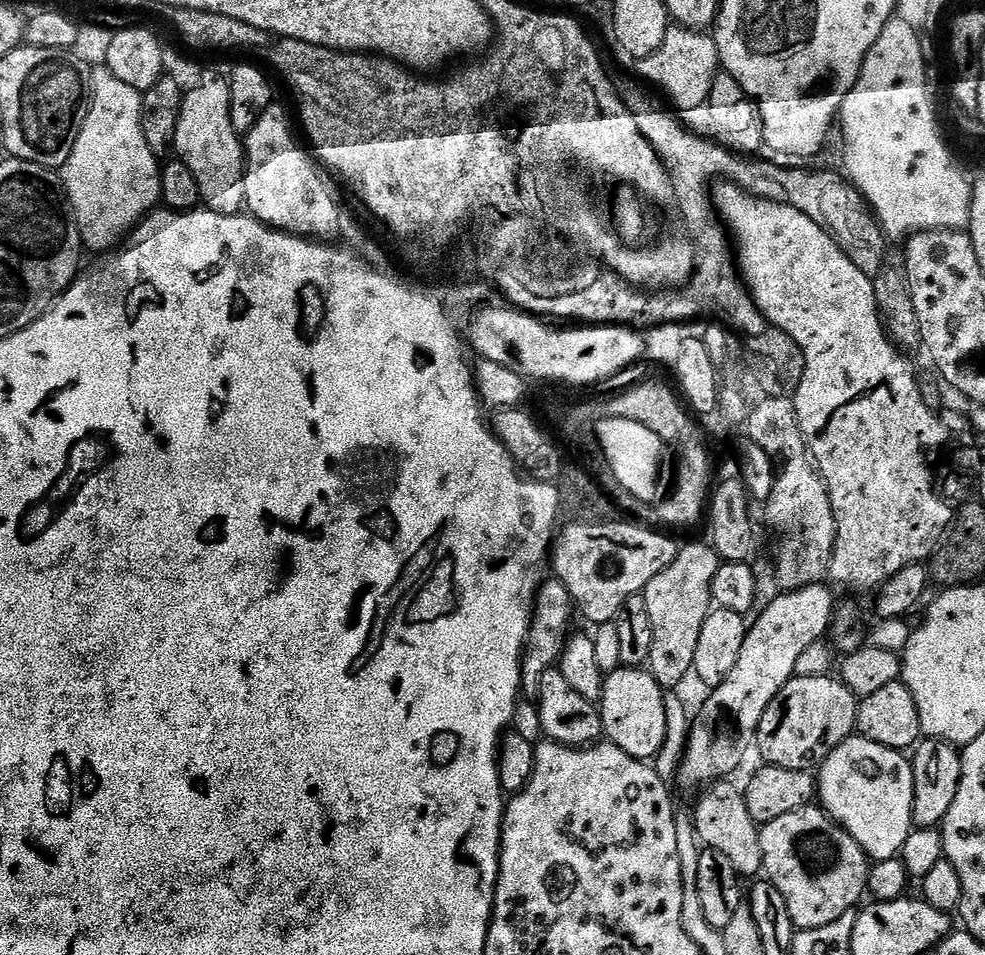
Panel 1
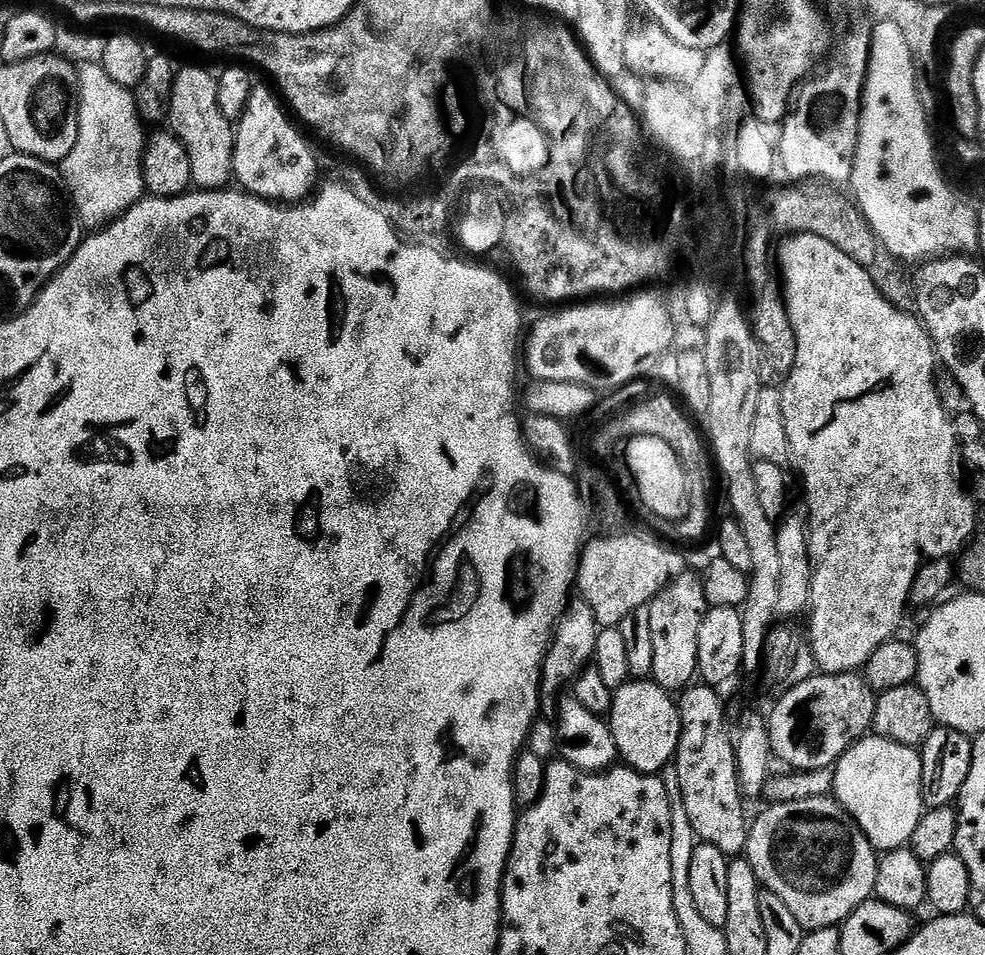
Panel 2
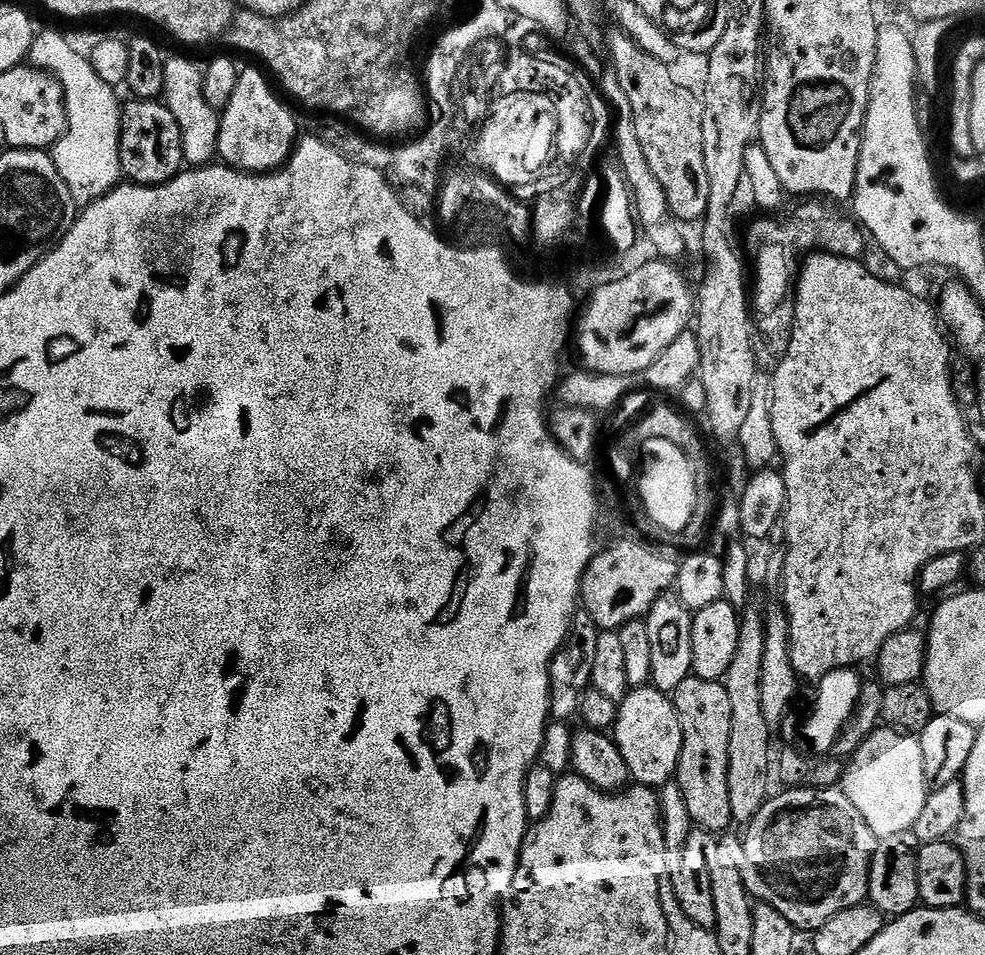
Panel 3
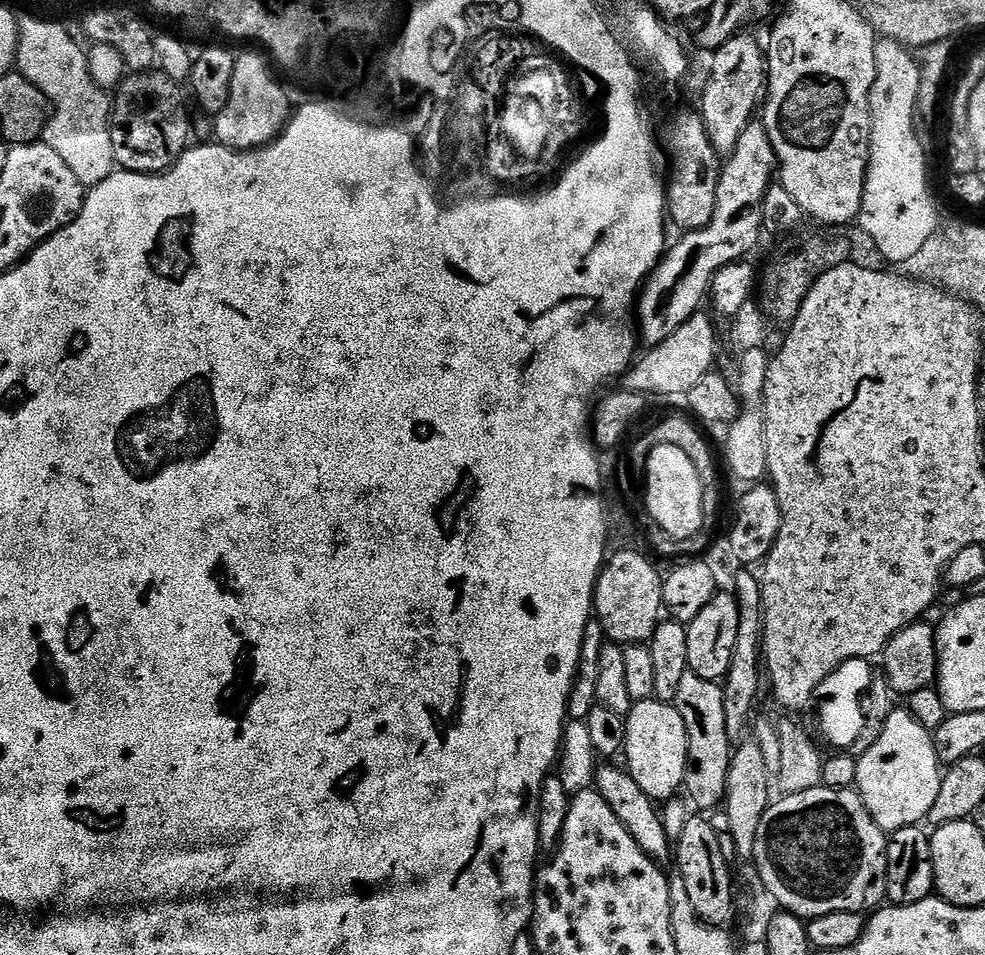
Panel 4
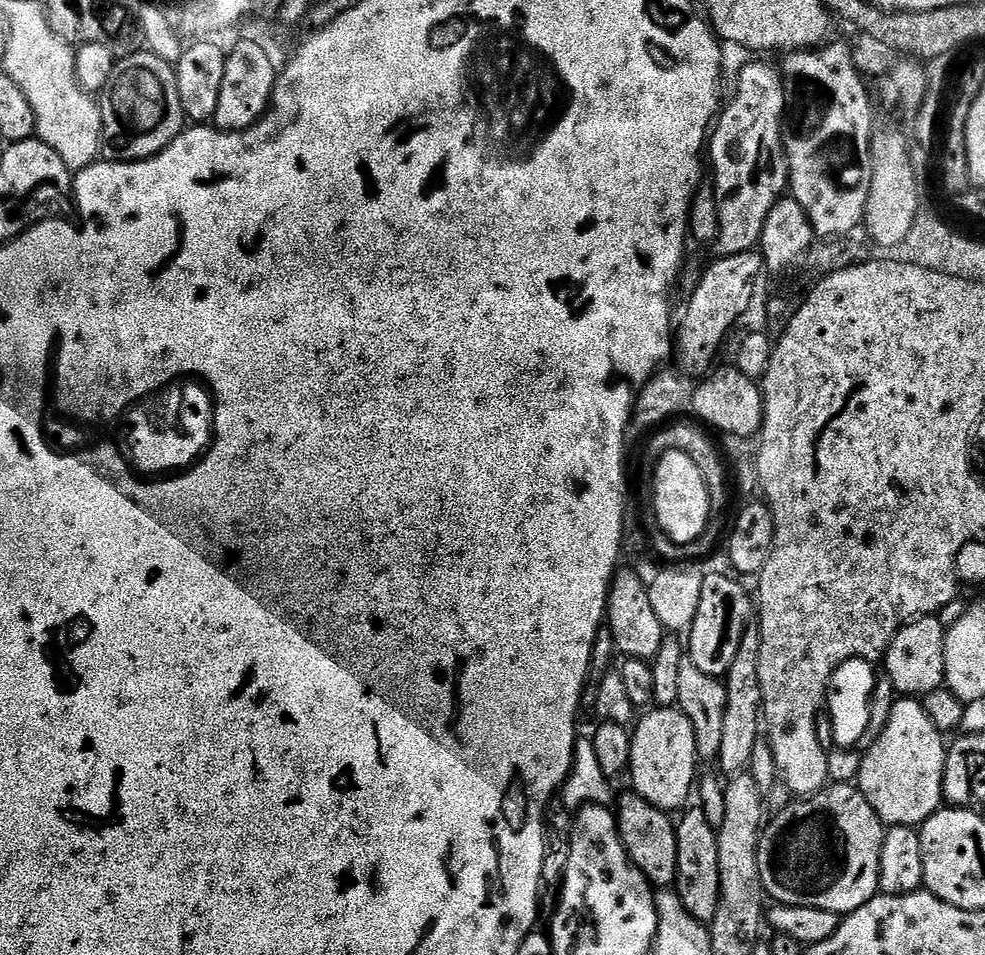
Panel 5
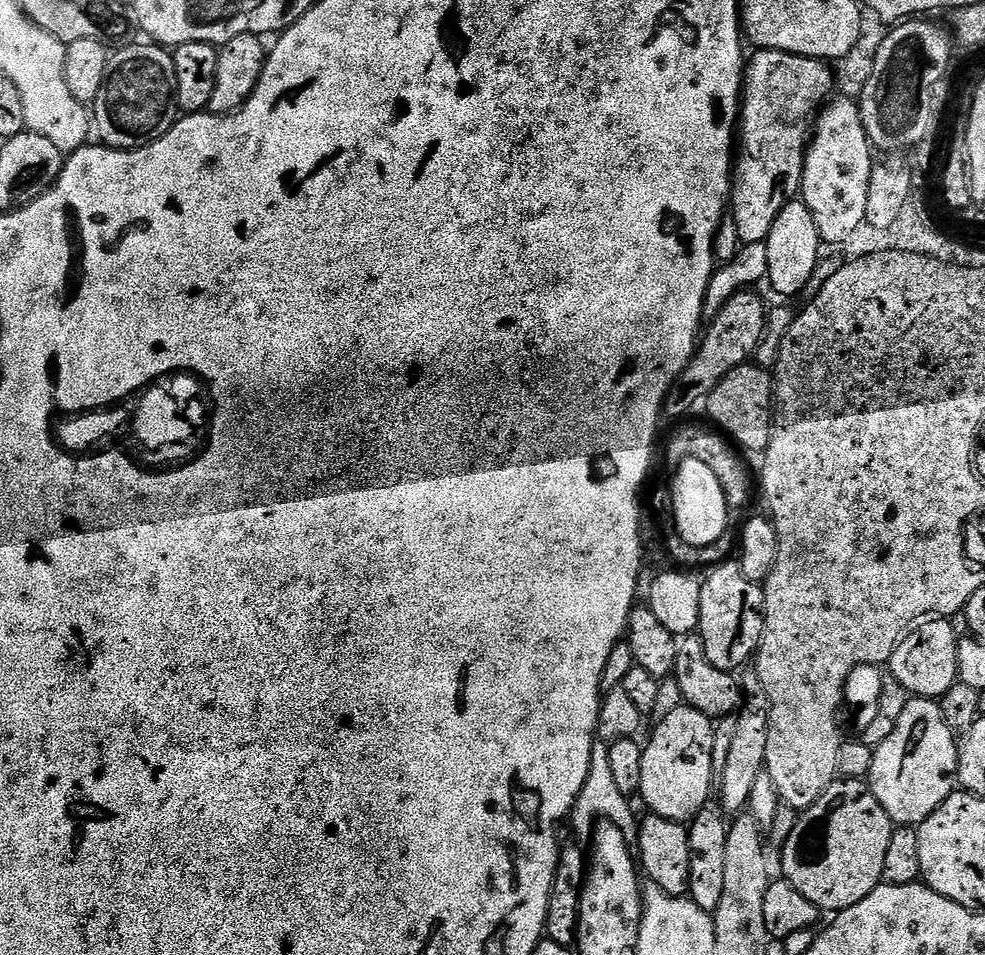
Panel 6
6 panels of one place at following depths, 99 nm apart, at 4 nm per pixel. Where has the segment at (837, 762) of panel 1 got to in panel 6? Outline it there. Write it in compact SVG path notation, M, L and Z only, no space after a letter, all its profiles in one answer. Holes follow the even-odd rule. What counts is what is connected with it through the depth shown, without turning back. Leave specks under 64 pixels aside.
M928 698L909 699L894 730L890 730L890 738L883 740L873 751L872 769L866 777L866 783L872 789L874 798L878 798L882 810L886 810L893 825L919 826L946 797L952 795L957 751L957 737L944 725L944 721L940 718L939 707Z

